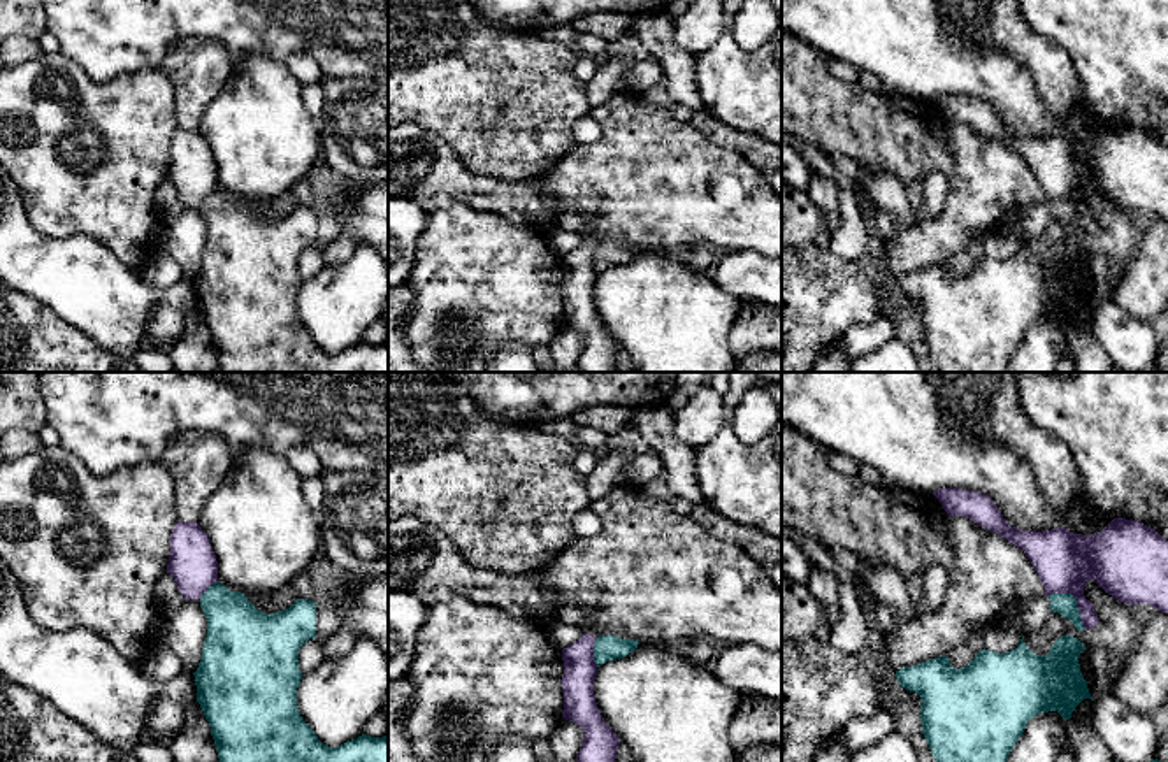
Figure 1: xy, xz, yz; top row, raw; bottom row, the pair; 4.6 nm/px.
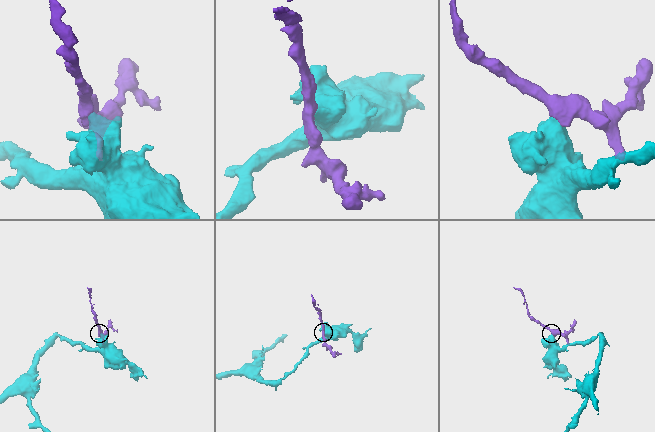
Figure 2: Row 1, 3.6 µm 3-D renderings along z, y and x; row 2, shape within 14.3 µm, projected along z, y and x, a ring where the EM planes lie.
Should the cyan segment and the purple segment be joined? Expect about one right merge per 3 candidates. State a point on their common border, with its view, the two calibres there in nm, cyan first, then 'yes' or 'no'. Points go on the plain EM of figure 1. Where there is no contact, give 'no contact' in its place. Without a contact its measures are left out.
meets cyan in yz at (1075, 209); 100 nm thick on the cyan side, 280 nm on the other; no

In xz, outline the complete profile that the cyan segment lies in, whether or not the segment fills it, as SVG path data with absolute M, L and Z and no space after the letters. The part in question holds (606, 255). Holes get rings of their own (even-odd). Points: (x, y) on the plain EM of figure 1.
M599 242L594 251L594 267L599 272L624 265L638 255L639 248L622 246L616 242Z

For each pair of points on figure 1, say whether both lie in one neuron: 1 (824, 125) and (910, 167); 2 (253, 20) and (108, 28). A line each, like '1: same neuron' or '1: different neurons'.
1: same neuron
2: same neuron

